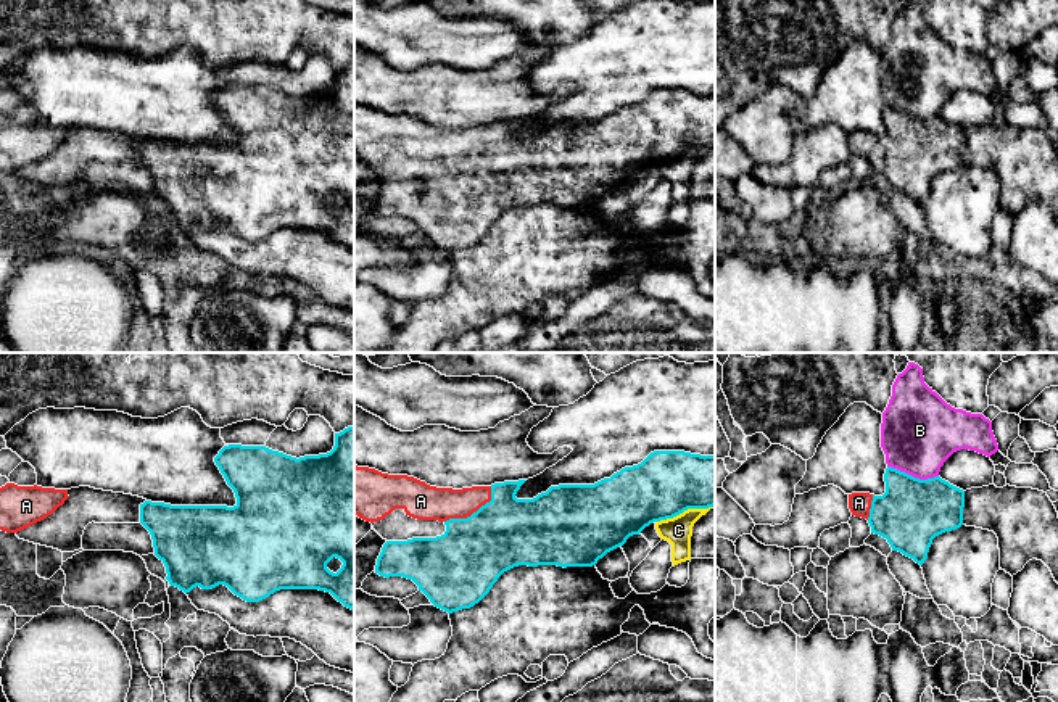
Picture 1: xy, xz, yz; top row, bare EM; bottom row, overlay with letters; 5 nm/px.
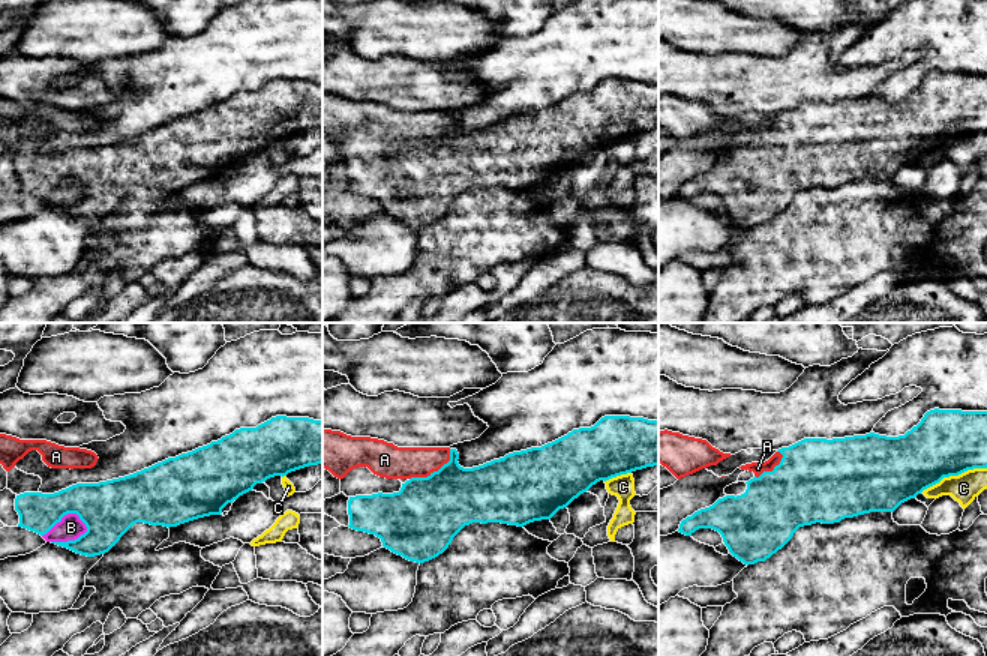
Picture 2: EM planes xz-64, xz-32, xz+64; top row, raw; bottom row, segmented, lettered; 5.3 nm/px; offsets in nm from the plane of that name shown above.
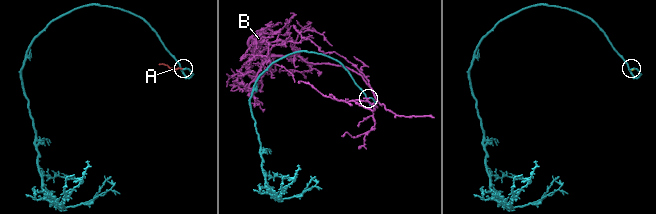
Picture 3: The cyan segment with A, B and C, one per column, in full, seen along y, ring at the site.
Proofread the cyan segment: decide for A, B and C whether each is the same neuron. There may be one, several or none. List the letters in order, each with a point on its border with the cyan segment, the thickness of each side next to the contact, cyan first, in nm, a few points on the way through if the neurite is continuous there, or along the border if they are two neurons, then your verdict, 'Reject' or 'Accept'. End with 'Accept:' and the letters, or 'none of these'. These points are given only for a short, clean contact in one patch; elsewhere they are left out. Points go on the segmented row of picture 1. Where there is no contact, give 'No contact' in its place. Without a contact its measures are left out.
A: Touches cyan at xz (474, 512). Thickness 360 nm (cyan) against 180 nm. Path across: xz (471, 556), (474, 512), (425, 503). Accept
B: Touches cyan at yz (913, 477). Thickness 340 nm (cyan) against 380 nm. Reject
C: Touches cyan at xz (685, 509). Thickness 320 nm (cyan) against 140 nm. Reject
Accept: A

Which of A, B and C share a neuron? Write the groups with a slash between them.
A / B C

